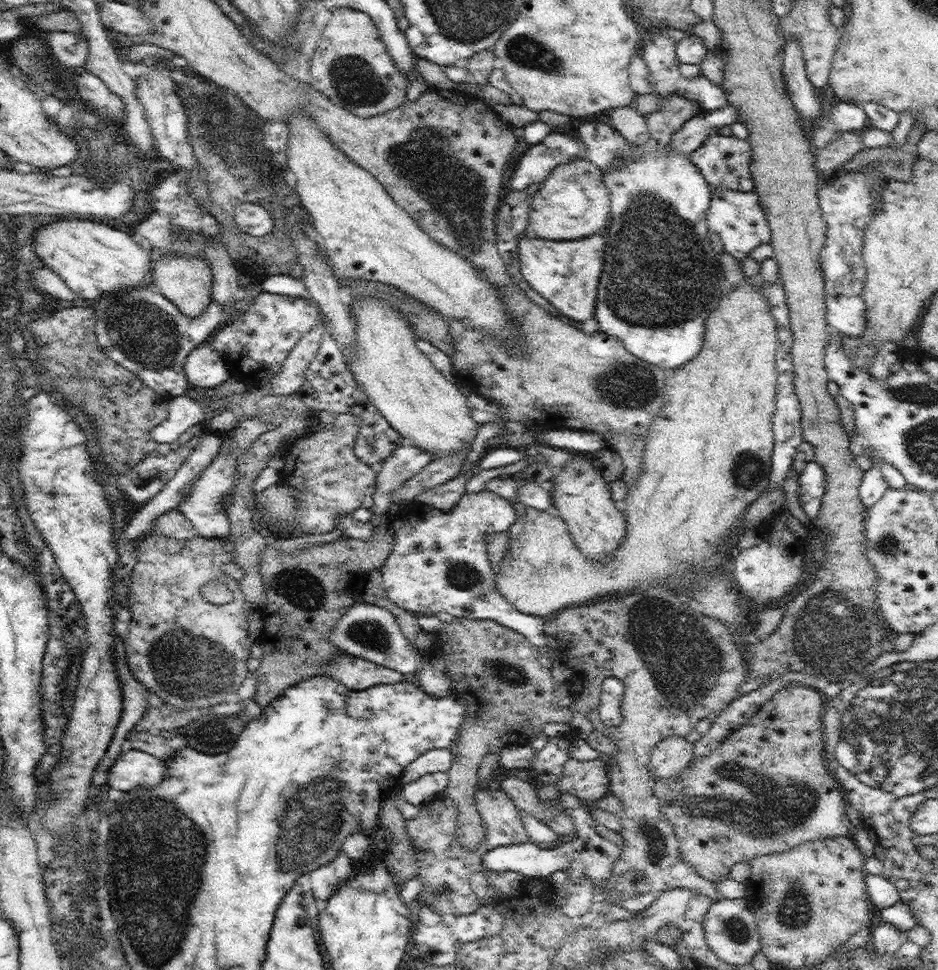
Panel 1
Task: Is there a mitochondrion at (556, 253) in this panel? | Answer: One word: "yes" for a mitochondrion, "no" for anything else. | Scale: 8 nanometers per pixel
no

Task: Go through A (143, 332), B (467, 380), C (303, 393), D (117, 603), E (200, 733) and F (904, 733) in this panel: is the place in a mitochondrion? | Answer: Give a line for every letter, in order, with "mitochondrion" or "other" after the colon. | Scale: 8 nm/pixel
A: mitochondrion
B: other
C: other
D: other
E: mitochondrion
F: mitochondrion

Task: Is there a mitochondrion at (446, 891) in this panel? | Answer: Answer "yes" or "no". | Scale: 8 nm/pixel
yes

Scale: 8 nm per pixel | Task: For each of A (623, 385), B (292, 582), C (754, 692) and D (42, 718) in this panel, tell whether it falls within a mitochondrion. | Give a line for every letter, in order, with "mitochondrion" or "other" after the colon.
A: mitochondrion
B: mitochondrion
C: other
D: other

